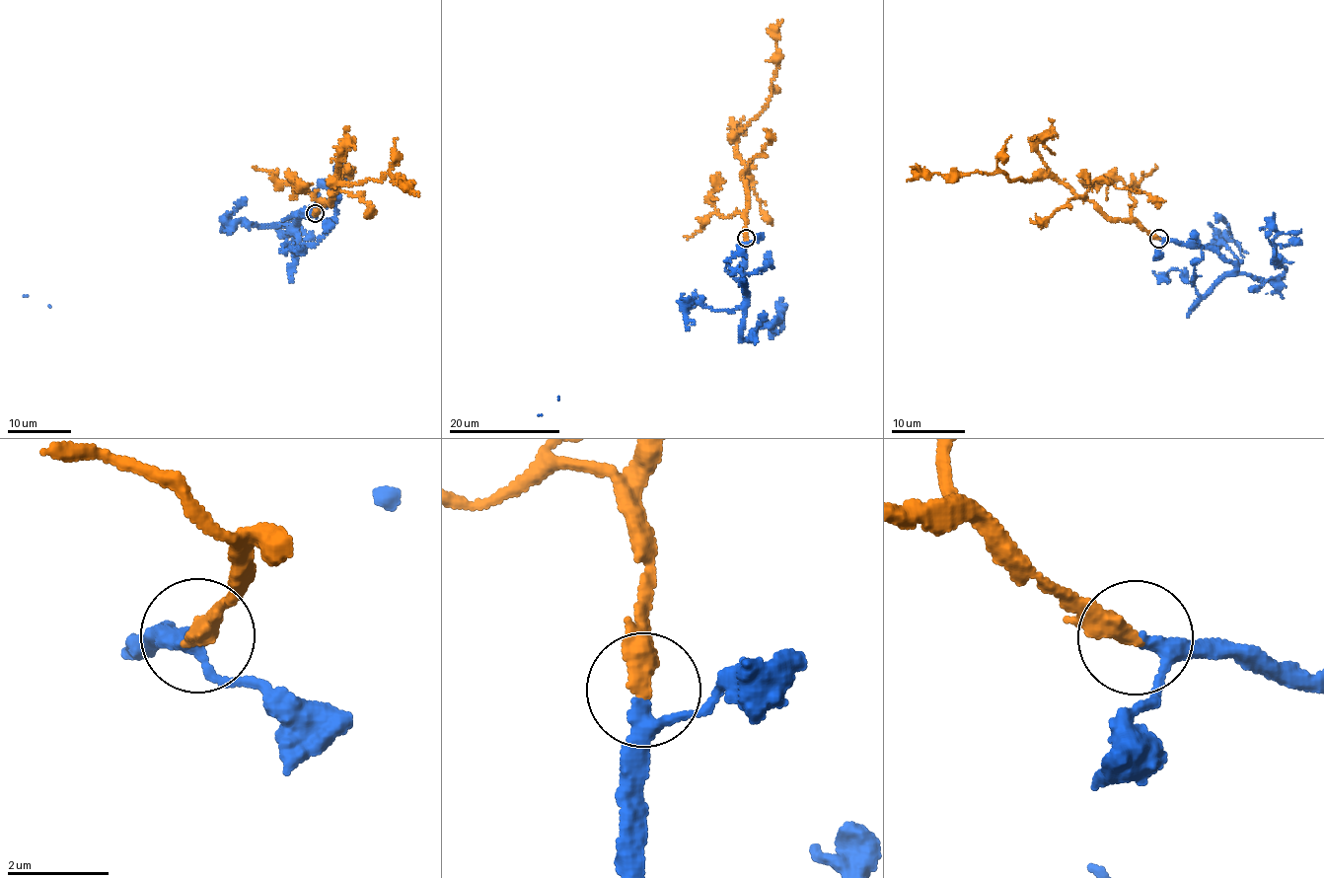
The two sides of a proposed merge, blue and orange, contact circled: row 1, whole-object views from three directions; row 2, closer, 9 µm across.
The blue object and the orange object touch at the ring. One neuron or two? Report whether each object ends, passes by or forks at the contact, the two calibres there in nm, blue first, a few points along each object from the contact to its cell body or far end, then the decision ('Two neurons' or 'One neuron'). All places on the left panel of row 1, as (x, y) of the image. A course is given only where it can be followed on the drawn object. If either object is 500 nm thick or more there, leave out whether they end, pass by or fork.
At the ring blue passes by. At the ring orange ends. Thickness 260 nm (blue) against 460 nm. Course of blue: (314, 213), (300, 212), (291, 225), (261, 227), (226, 222), (221, 230), (23, 297). Course of orange: (315, 214), (323, 202), (330, 205), (334, 181), (352, 185), (388, 174), (417, 195). One neuron

